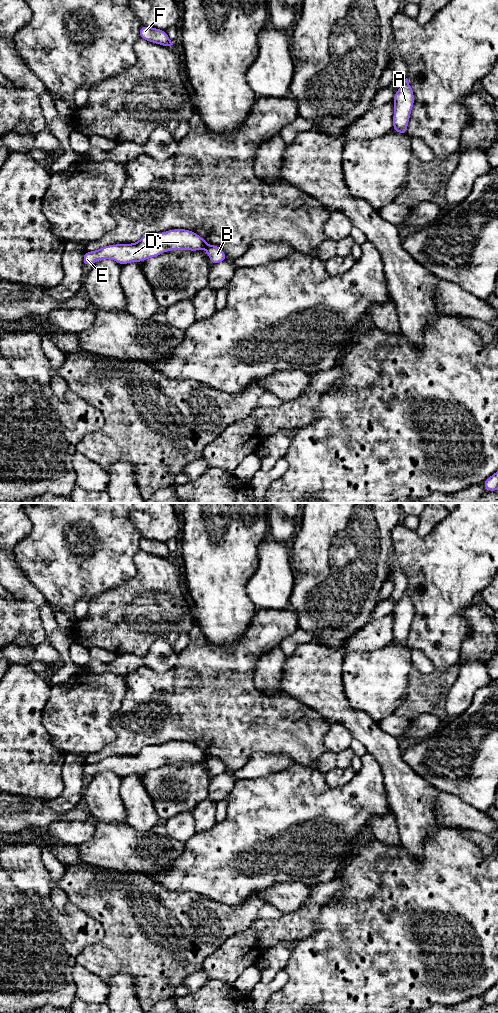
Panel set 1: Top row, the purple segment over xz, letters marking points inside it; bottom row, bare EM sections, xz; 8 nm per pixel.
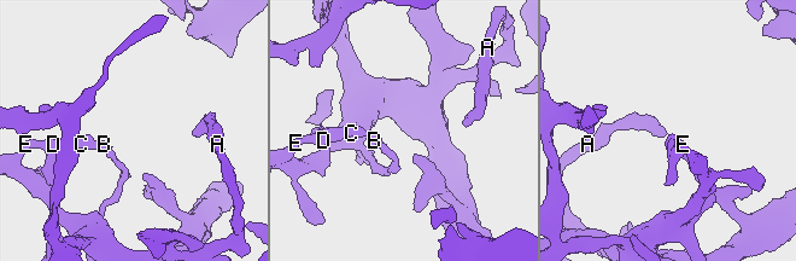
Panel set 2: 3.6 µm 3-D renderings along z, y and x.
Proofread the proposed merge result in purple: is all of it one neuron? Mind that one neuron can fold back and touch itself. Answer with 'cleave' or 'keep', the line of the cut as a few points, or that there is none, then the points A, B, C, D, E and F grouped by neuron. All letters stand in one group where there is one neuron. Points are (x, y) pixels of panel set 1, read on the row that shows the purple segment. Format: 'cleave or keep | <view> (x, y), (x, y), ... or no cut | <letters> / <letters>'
cleave | xz (207, 244), (204, 248) | A C D E F / B

